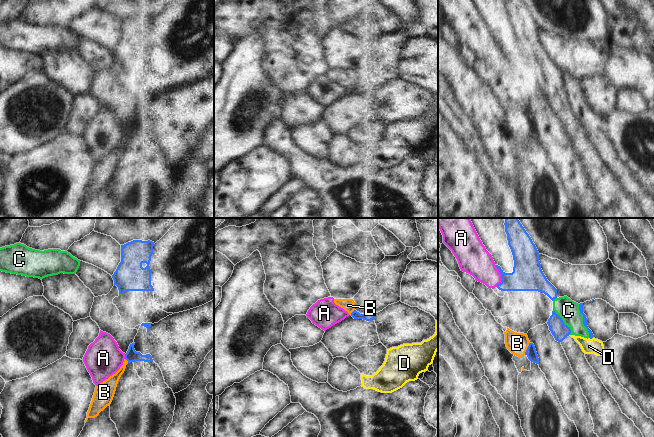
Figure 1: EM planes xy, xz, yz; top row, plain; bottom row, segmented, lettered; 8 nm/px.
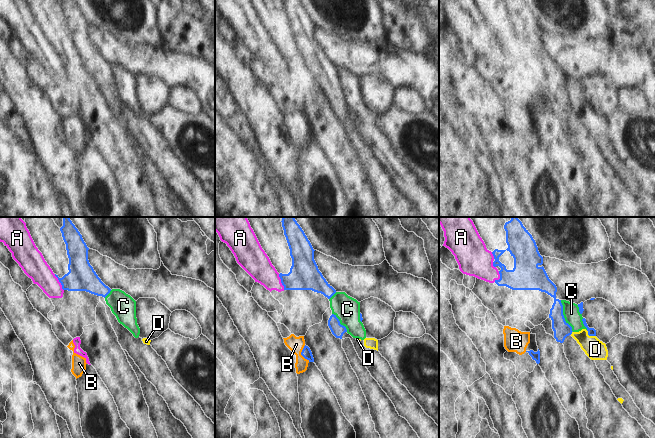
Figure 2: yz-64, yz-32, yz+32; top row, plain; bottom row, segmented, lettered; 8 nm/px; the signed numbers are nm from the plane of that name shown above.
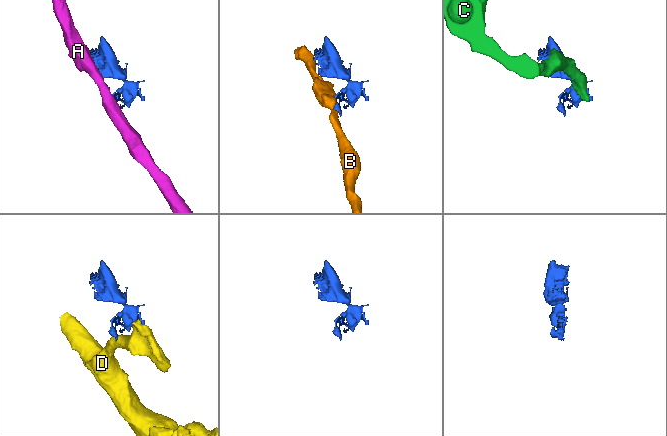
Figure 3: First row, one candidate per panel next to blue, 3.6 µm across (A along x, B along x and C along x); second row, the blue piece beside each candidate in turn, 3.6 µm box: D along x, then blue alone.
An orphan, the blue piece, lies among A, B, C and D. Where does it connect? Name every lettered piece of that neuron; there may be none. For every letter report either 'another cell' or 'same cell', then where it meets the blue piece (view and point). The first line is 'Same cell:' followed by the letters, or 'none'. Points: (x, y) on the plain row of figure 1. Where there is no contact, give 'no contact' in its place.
Same cell: none
A: another cell; contact yz (501, 52)
B: another cell; contact yz (527, 124)
C: another cell; contact yz (583, 97)
D: another cell; contact yz (591, 114)

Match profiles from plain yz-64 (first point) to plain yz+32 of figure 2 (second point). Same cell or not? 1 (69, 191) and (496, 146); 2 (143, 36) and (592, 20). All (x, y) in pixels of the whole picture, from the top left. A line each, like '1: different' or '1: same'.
1: same
2: same

